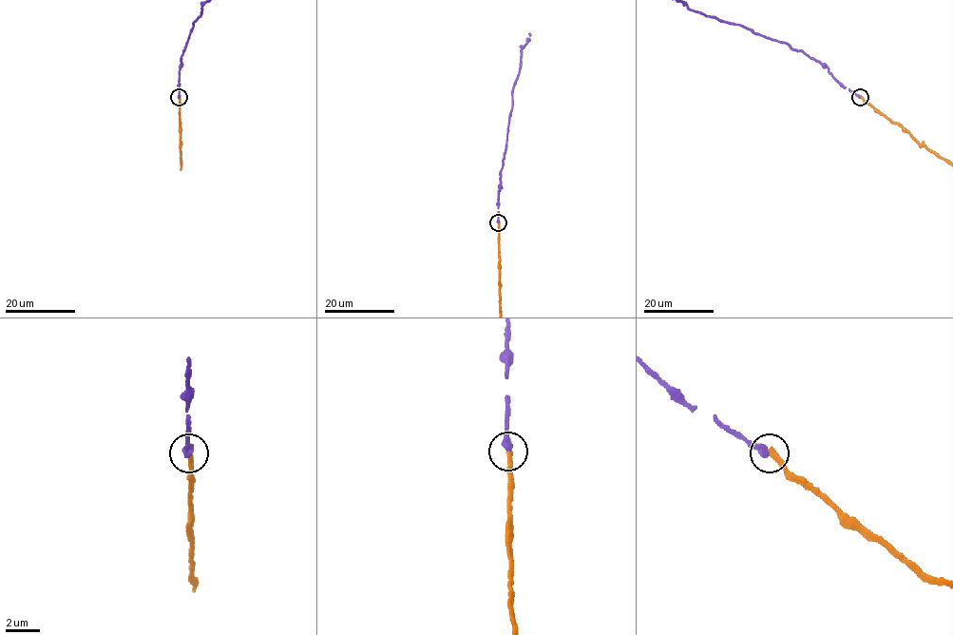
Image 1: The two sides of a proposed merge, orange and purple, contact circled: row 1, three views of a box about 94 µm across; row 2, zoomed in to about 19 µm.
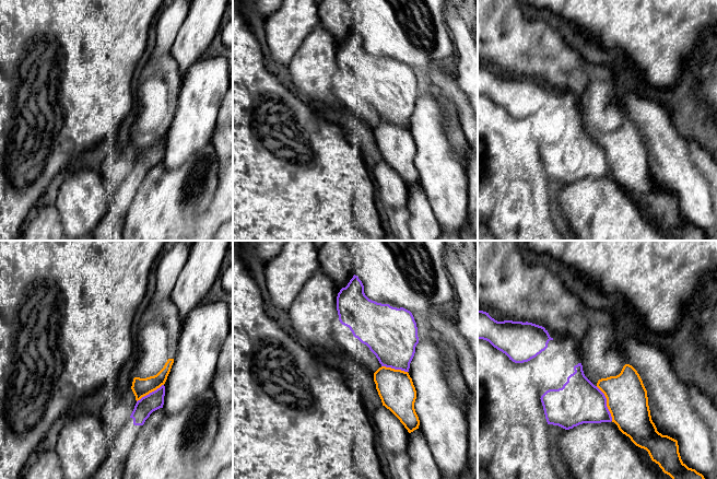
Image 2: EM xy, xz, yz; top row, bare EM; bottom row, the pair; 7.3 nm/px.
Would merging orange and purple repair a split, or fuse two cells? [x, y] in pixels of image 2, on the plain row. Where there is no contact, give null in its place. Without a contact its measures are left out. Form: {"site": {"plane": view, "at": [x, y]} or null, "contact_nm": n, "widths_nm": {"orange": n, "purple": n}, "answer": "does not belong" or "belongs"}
{"site": {"plane": "yz", "at": [607, 159]}, "contact_nm": 280, "widths_nm": {"orange": 300, "purple": 320}, "answer": "does not belong"}

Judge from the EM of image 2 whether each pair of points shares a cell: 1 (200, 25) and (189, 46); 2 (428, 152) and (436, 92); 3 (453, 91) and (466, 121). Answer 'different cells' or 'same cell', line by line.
1: same cell
2: different cells
3: same cell

